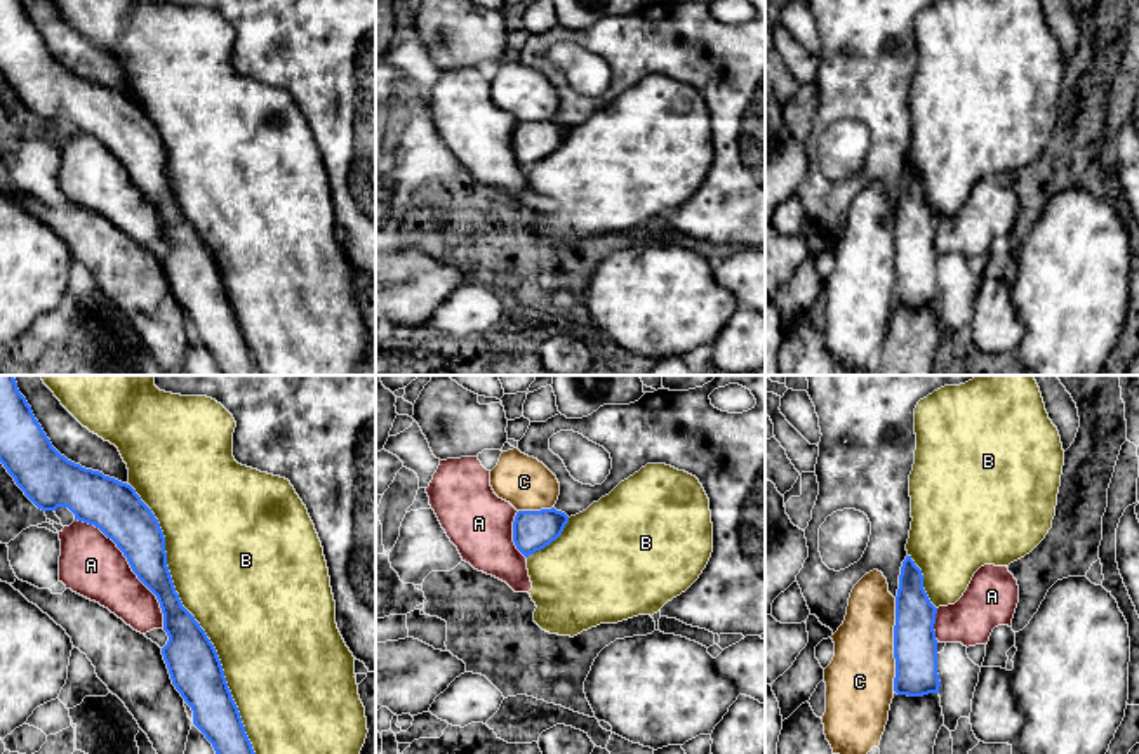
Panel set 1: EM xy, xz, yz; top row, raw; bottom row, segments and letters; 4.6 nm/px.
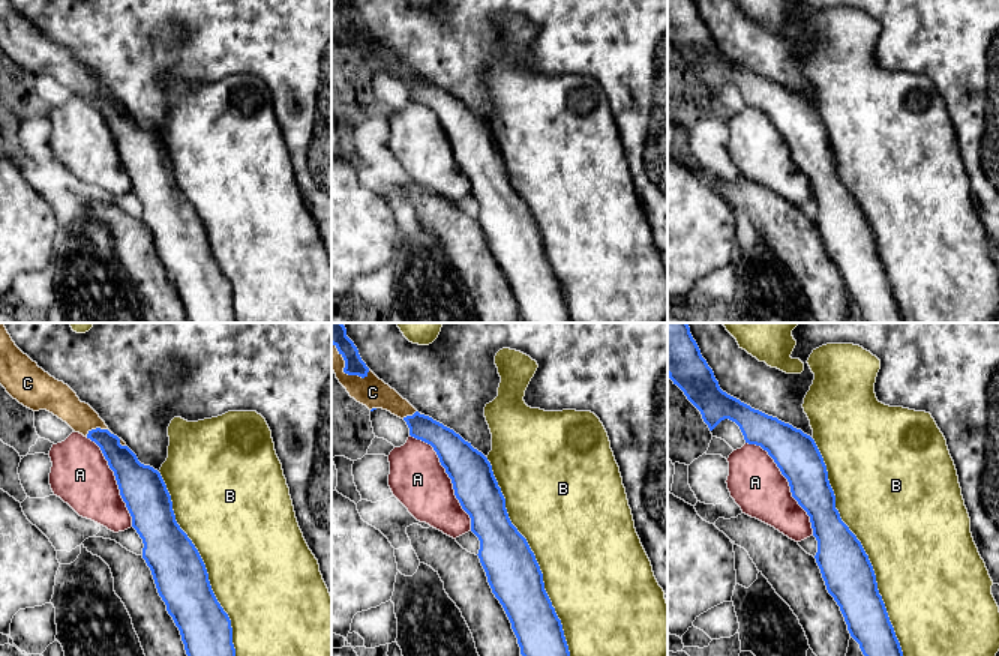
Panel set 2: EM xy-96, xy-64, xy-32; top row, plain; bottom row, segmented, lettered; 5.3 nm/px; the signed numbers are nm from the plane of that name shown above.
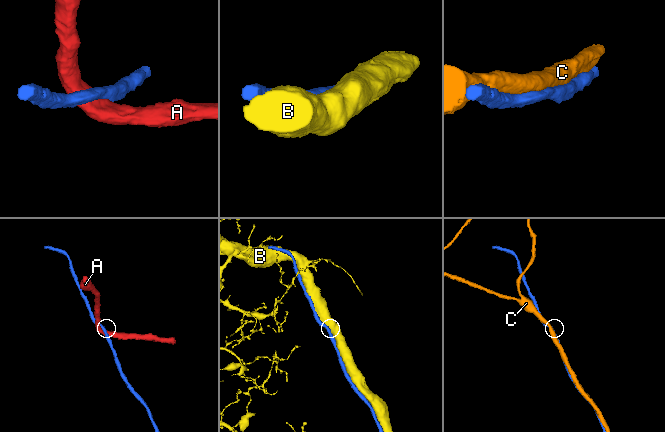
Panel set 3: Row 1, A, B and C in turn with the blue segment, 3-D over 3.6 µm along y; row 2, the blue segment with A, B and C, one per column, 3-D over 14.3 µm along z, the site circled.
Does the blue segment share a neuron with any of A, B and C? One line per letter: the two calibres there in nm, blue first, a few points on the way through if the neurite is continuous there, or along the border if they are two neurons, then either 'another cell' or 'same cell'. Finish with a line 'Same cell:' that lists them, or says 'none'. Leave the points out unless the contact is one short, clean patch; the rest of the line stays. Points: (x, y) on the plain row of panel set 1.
A: 240 nm thick on the blue side, 300 nm on the other; another cell
B: 240 nm thick on the blue side, 480 nm on the other; same cell
C: 200 nm thick on the blue side, 320 nm on the other; another cell
Same cell: B

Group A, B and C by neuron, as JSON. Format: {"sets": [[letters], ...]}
{"sets": [["A"], ["B"], ["C"]]}

